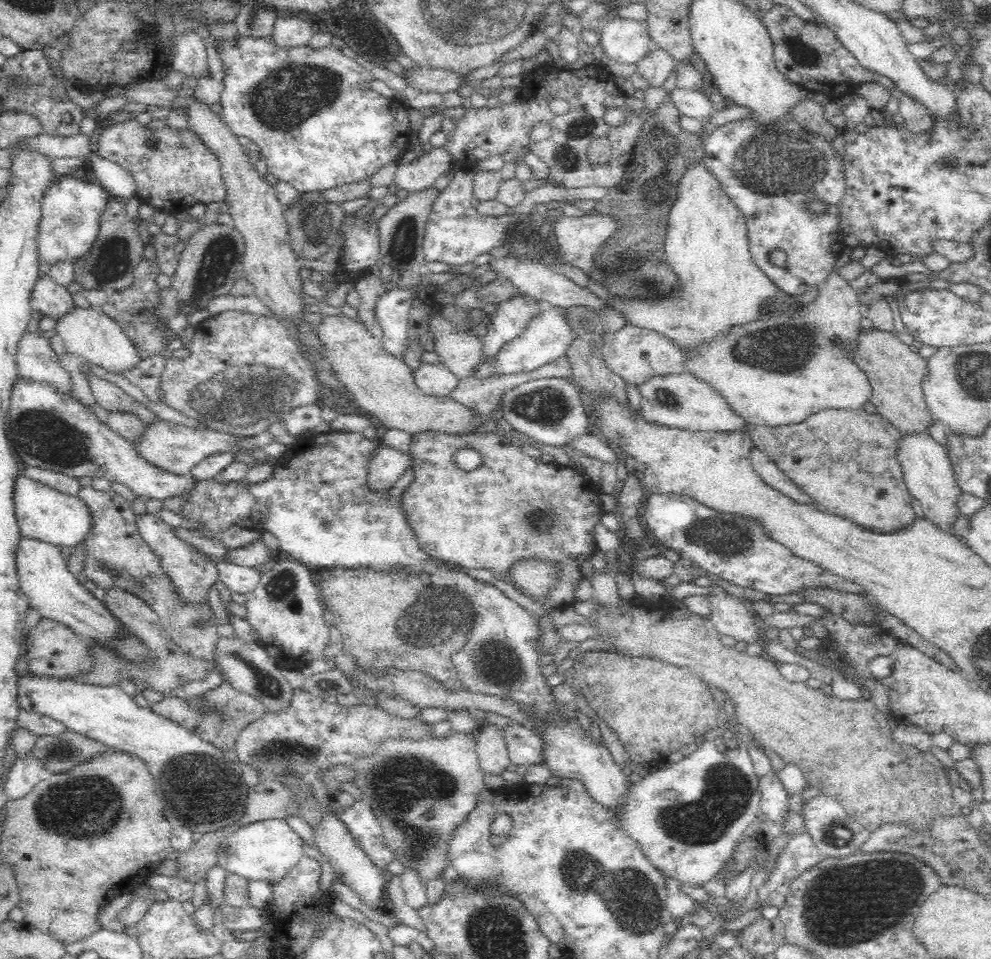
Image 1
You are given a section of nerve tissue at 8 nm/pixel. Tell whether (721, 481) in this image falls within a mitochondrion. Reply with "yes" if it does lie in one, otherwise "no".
no

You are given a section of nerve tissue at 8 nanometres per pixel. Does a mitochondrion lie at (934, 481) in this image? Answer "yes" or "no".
no

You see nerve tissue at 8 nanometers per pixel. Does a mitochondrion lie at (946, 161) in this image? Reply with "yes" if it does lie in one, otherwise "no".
yes

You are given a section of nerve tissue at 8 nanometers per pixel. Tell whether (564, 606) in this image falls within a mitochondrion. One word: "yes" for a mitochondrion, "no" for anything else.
no

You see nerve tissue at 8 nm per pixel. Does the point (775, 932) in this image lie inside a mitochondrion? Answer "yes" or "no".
no

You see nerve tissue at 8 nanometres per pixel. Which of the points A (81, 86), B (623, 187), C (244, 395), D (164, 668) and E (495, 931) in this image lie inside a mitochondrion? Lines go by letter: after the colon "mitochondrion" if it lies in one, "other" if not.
A: other
B: other
C: mitochondrion
D: other
E: mitochondrion

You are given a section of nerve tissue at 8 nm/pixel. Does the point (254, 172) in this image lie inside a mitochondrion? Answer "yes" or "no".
no

